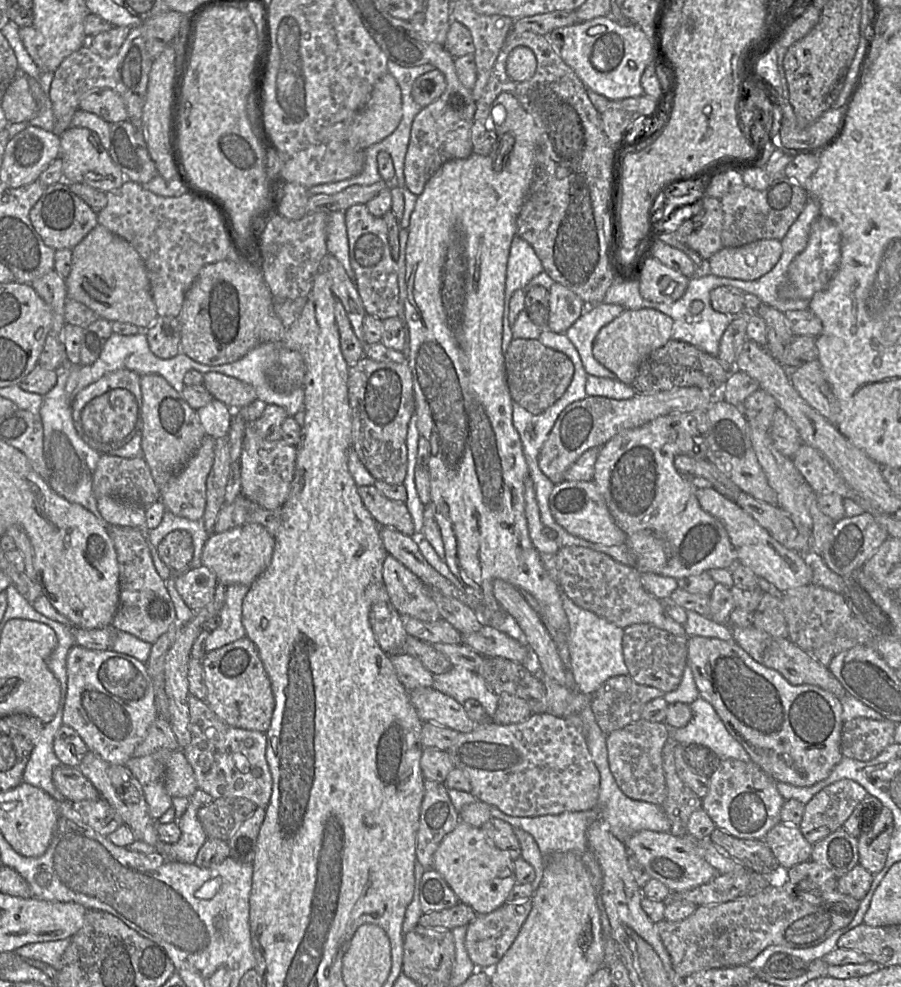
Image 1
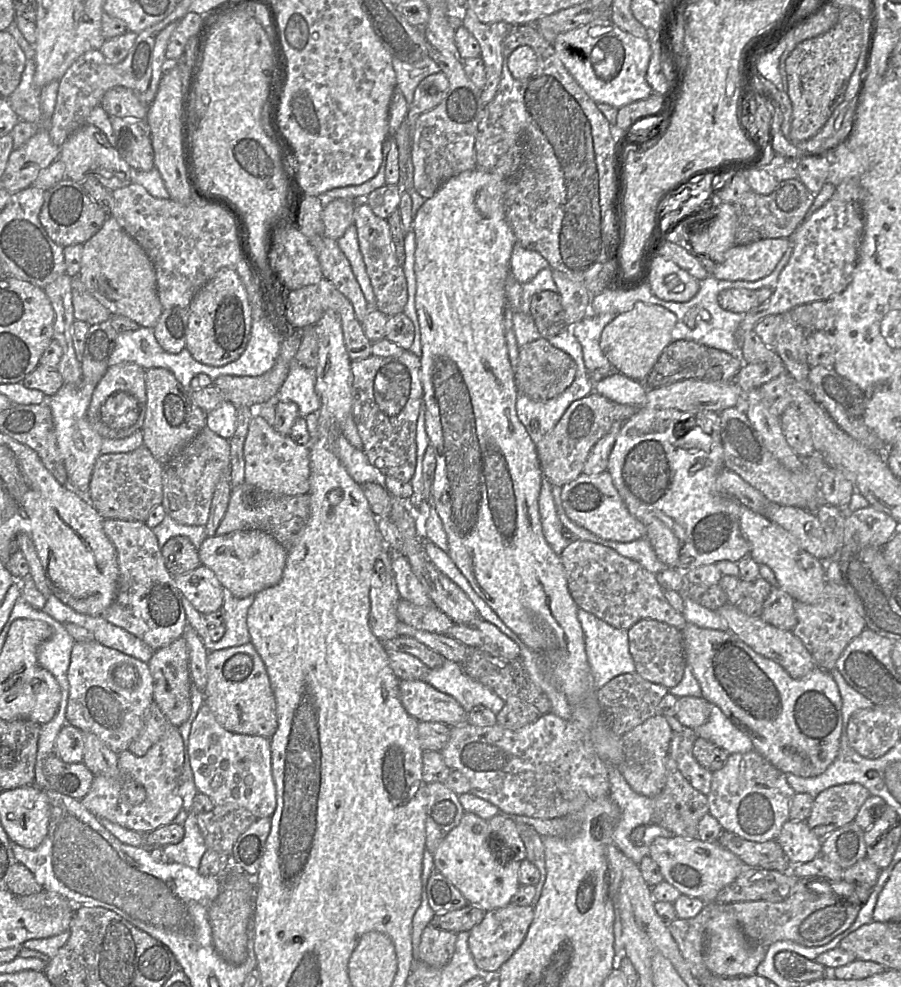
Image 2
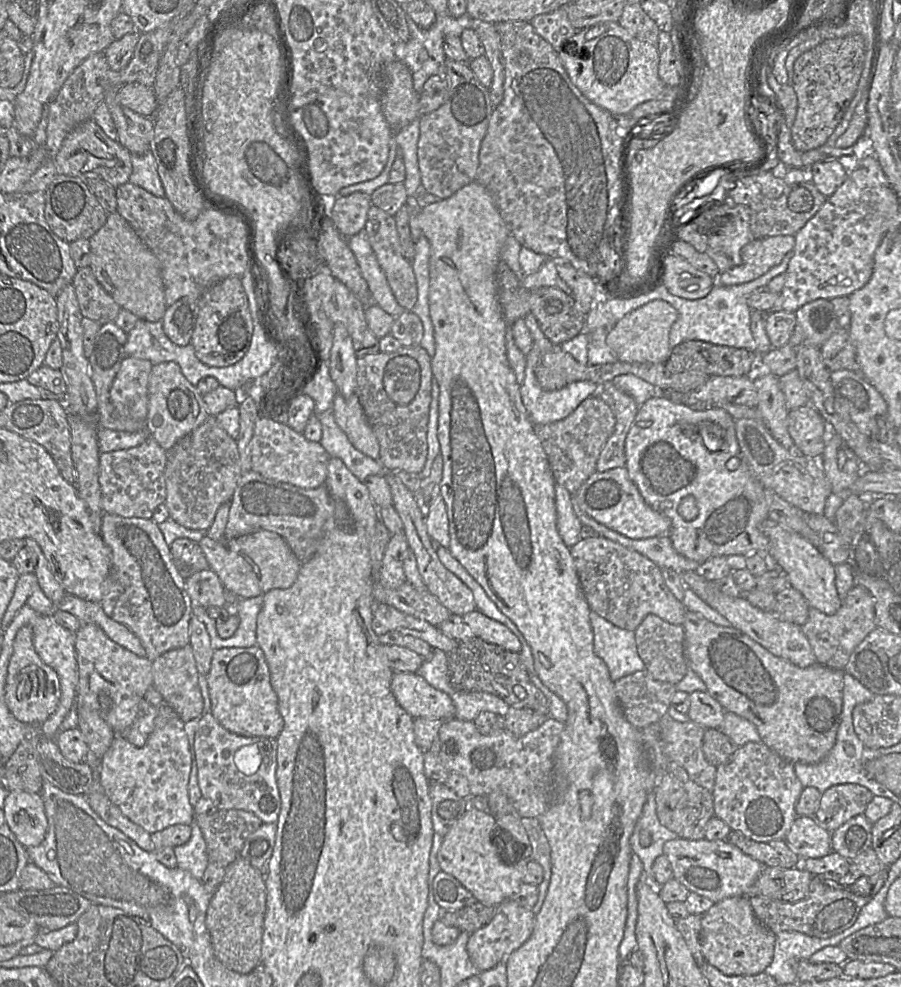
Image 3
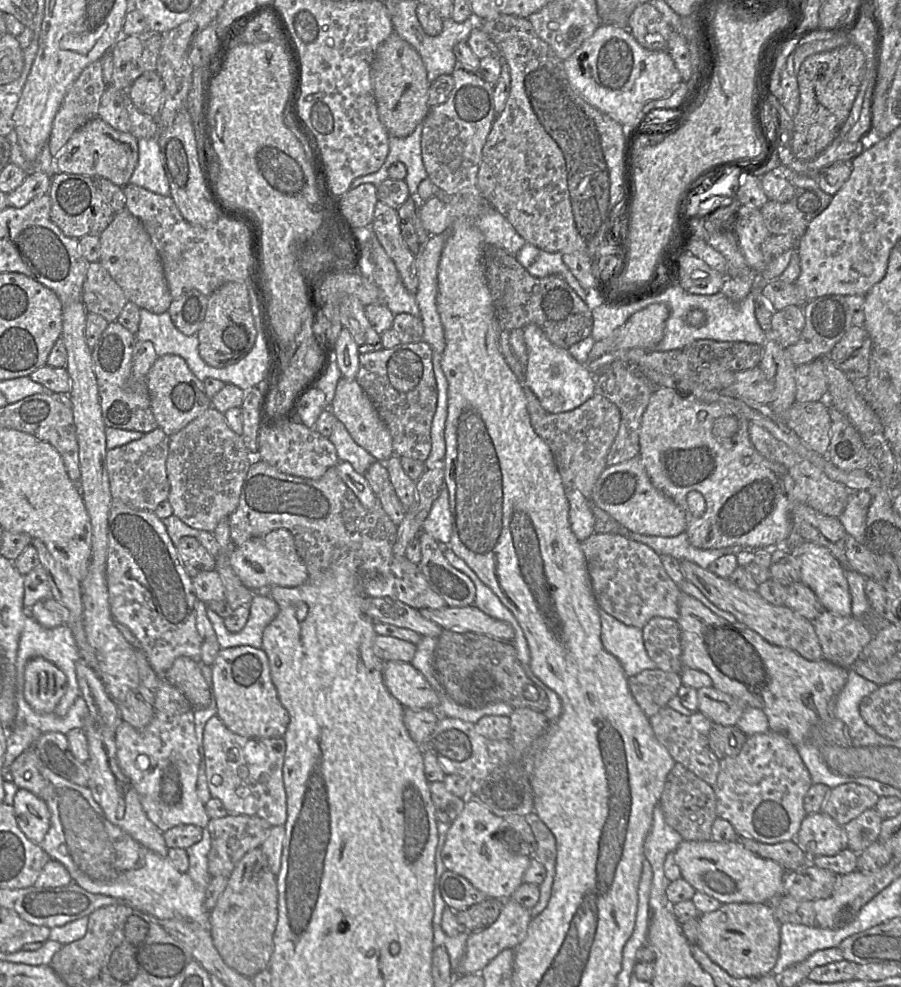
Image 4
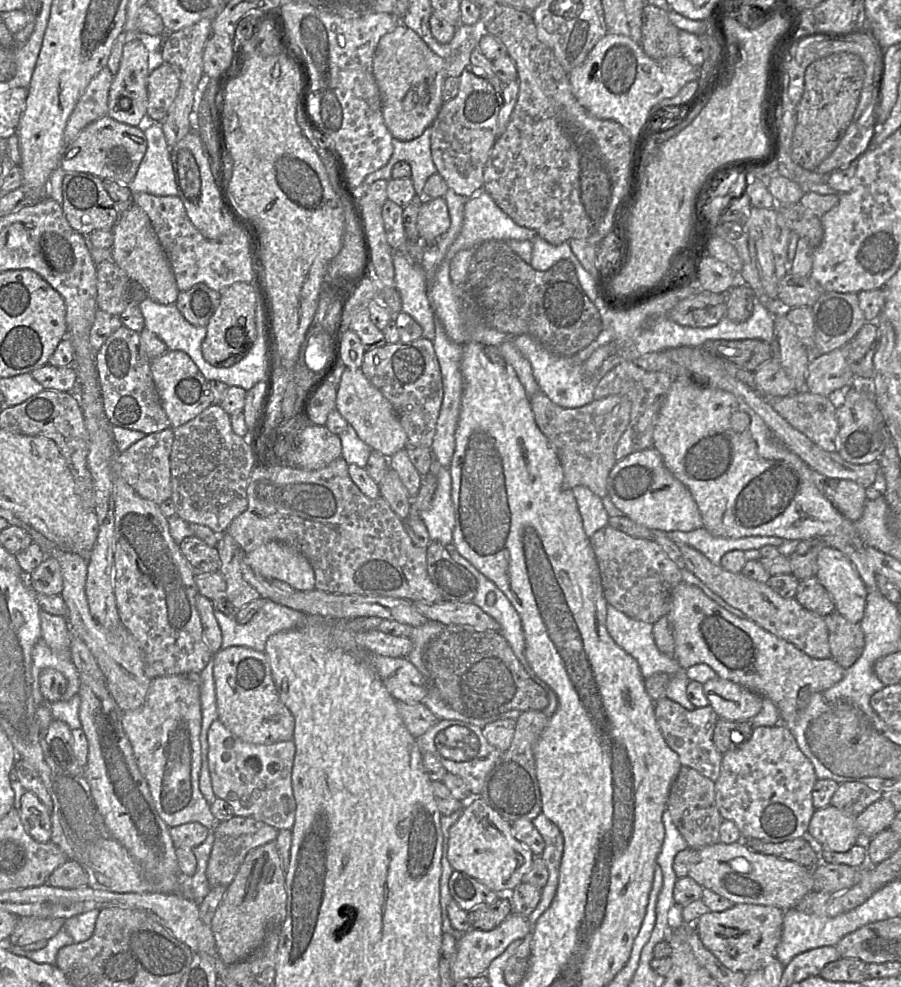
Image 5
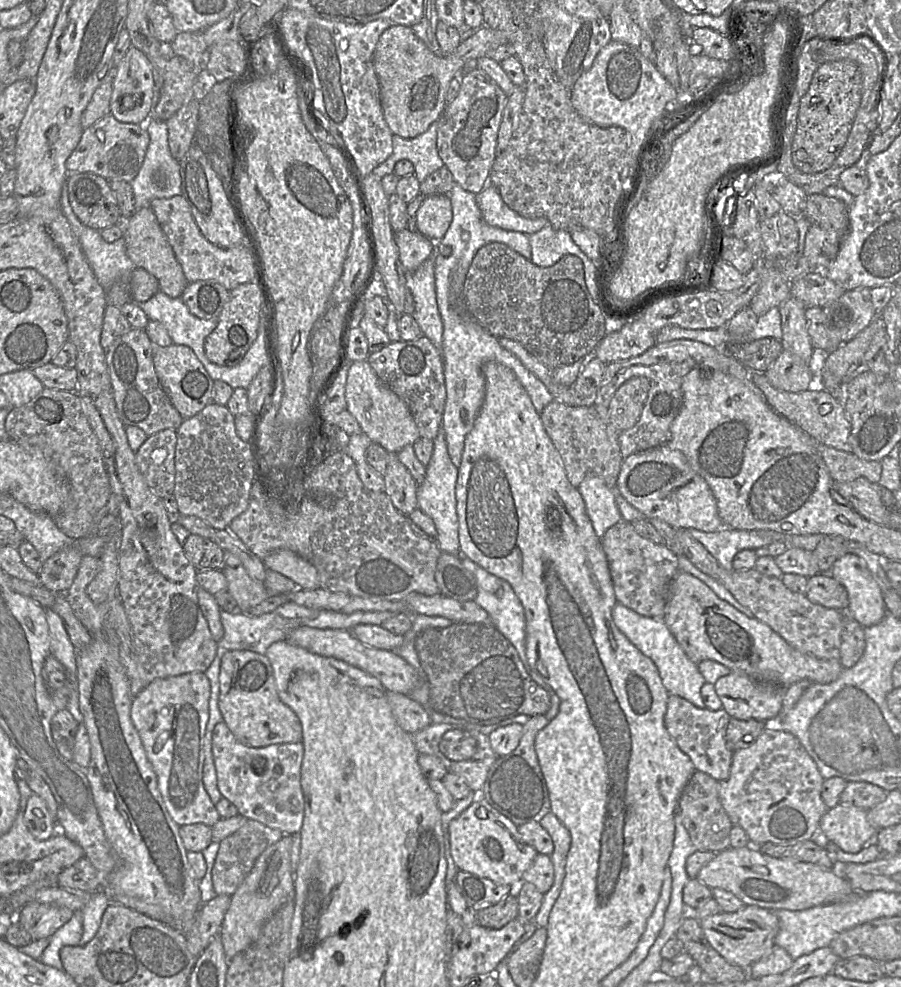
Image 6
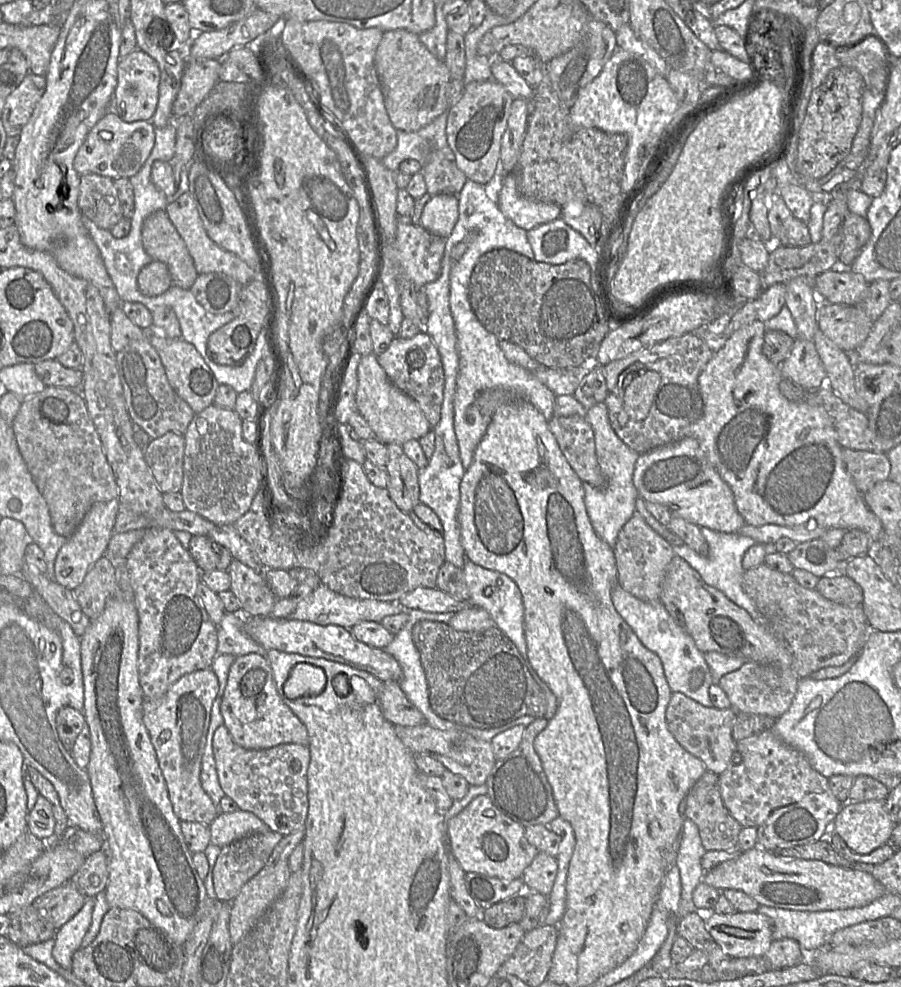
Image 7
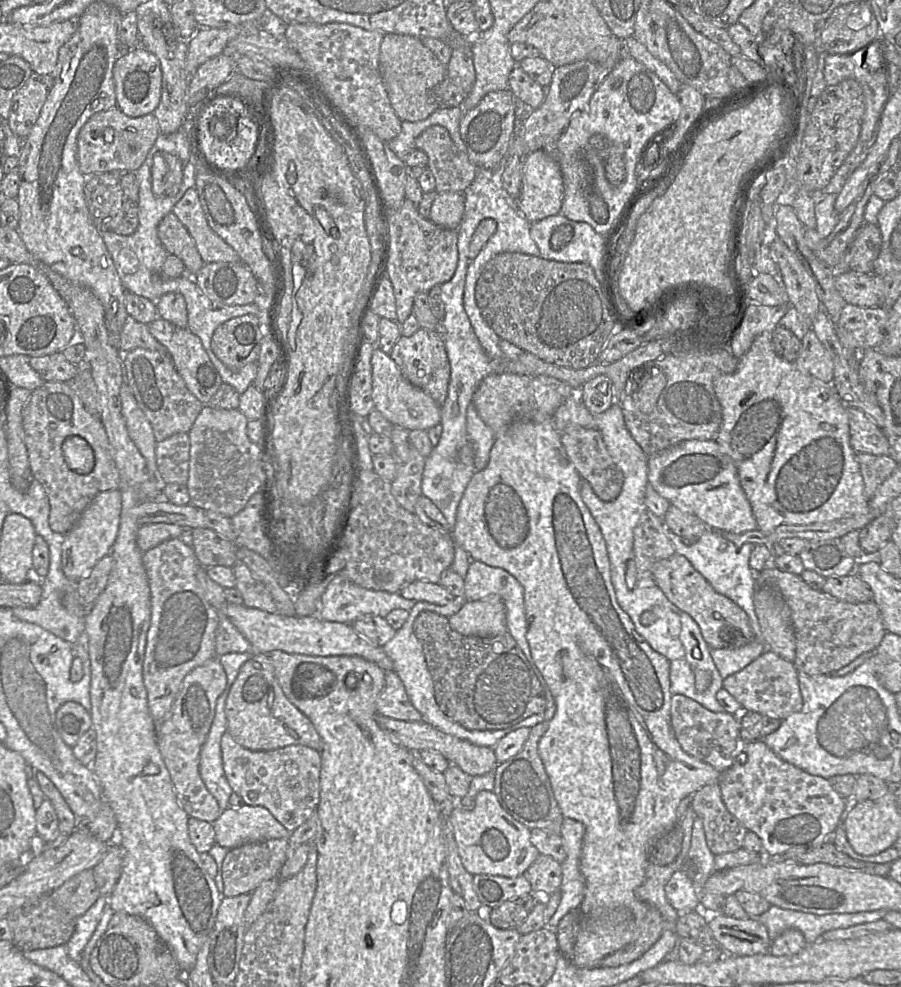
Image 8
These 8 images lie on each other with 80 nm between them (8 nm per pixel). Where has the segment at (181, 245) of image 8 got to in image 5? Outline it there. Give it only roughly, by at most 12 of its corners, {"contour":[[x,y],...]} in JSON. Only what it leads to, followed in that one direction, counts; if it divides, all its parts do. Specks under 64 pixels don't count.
{"contour":[[133,203],[111,231],[115,264],[148,298],[180,291],[146,212]]}

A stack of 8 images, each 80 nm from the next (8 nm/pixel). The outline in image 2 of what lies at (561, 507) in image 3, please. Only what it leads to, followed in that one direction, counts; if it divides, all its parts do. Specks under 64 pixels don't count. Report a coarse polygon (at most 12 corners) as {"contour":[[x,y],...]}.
{"contour":[[552,482],[538,499],[545,539],[560,555],[571,542],[557,513]]}

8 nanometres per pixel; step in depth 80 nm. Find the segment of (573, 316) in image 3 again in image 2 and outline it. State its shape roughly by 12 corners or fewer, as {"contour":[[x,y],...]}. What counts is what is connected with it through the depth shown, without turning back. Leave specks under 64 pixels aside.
{"contour":[[557,292],[530,301],[530,315],[547,341],[569,327]]}

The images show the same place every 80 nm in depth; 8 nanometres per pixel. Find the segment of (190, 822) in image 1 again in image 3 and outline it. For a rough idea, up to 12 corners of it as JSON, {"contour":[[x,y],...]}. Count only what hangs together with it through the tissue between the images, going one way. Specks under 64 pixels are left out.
{"contour":[[196,822],[191,837],[174,847],[177,867],[202,880],[209,863]]}

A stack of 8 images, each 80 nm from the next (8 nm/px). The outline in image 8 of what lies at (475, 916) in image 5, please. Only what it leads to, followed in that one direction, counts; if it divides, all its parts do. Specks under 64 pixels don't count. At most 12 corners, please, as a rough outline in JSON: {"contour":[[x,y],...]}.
{"contour":[[531,894],[482,910],[499,929],[518,928],[535,906]]}

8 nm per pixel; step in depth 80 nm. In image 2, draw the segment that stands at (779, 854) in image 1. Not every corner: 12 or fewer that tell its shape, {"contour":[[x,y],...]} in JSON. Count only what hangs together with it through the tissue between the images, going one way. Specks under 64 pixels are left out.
{"contour":[[788,820],[776,837],[792,865],[820,855],[806,821]]}

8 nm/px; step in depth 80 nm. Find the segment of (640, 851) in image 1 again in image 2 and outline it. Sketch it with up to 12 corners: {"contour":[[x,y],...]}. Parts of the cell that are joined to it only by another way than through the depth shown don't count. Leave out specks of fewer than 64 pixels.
{"contour":[[657,837],[649,855],[682,895],[712,902],[747,866],[717,841]]}

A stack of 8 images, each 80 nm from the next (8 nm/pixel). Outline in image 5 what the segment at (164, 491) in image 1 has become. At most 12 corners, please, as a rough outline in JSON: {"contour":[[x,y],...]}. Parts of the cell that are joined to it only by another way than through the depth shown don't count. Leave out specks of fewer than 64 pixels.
{"contour":[[212,404],[173,430],[176,515],[222,535],[248,506],[246,436]]}

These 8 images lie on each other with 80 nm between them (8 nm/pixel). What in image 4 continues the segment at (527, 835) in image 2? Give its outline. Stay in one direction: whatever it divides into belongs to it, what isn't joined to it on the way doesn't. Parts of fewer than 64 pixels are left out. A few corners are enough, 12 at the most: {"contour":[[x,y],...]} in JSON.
{"contour":[[535,812],[524,818],[536,841],[532,857],[546,869],[539,901],[530,910],[535,918],[551,897],[557,855],[552,832]]}

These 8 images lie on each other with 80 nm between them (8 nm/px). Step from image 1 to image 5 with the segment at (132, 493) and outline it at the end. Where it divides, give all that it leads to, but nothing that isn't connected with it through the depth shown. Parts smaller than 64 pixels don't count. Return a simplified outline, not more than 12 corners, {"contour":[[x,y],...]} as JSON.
{"contour":[[174,430],[118,453],[122,478],[158,505],[171,498]]}

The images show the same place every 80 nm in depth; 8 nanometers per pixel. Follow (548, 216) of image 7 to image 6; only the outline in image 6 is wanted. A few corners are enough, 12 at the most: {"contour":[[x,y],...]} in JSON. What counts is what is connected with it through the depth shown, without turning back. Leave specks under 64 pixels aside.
{"contour":[[495,187],[476,195],[485,222],[527,236],[549,225],[505,204]]}

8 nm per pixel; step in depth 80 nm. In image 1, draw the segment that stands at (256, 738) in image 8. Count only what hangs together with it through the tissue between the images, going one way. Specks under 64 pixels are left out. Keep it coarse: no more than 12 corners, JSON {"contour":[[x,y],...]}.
{"contour":[[247,637],[201,660],[205,702],[225,724],[266,733],[275,707]]}

